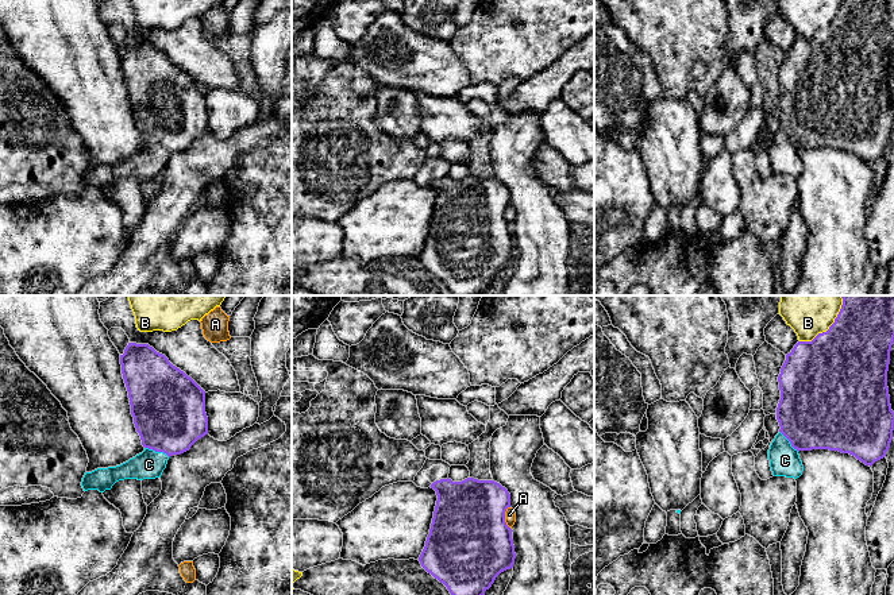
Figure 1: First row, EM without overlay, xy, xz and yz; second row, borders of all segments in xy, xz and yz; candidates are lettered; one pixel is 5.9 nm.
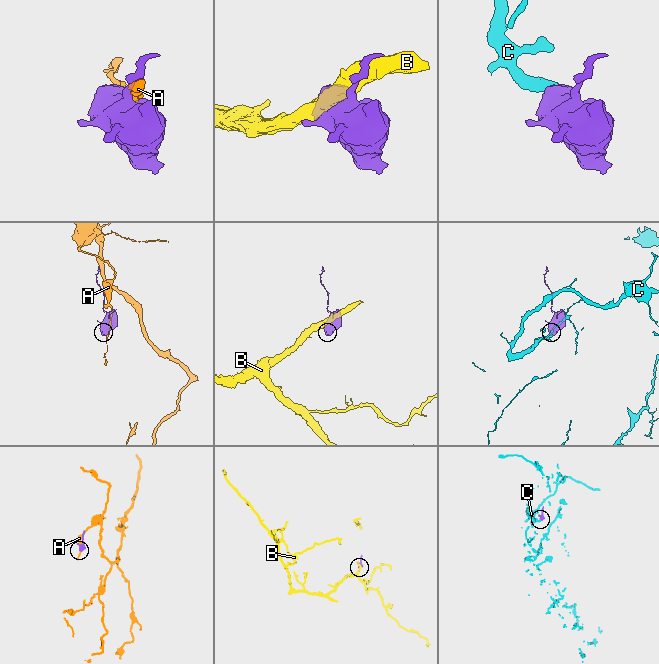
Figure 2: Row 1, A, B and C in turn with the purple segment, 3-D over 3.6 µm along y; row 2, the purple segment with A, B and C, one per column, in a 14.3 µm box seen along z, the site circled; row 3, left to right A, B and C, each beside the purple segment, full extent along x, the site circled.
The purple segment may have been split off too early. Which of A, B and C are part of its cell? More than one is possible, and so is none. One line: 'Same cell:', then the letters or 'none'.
Same cell: C

